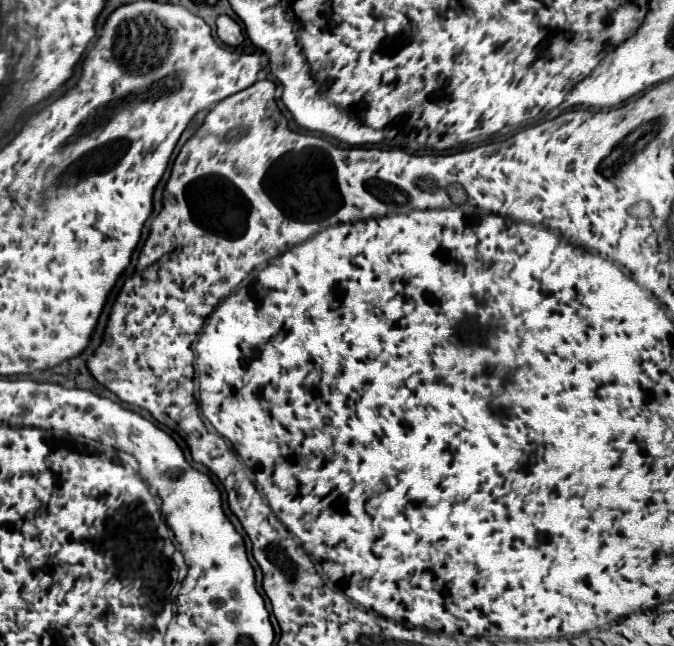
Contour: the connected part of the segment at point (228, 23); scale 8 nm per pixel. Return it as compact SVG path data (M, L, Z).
M220 15L216 25L218 25L218 37L222 39L222 43L230 47L238 47L244 41L242 27L230 15Z

